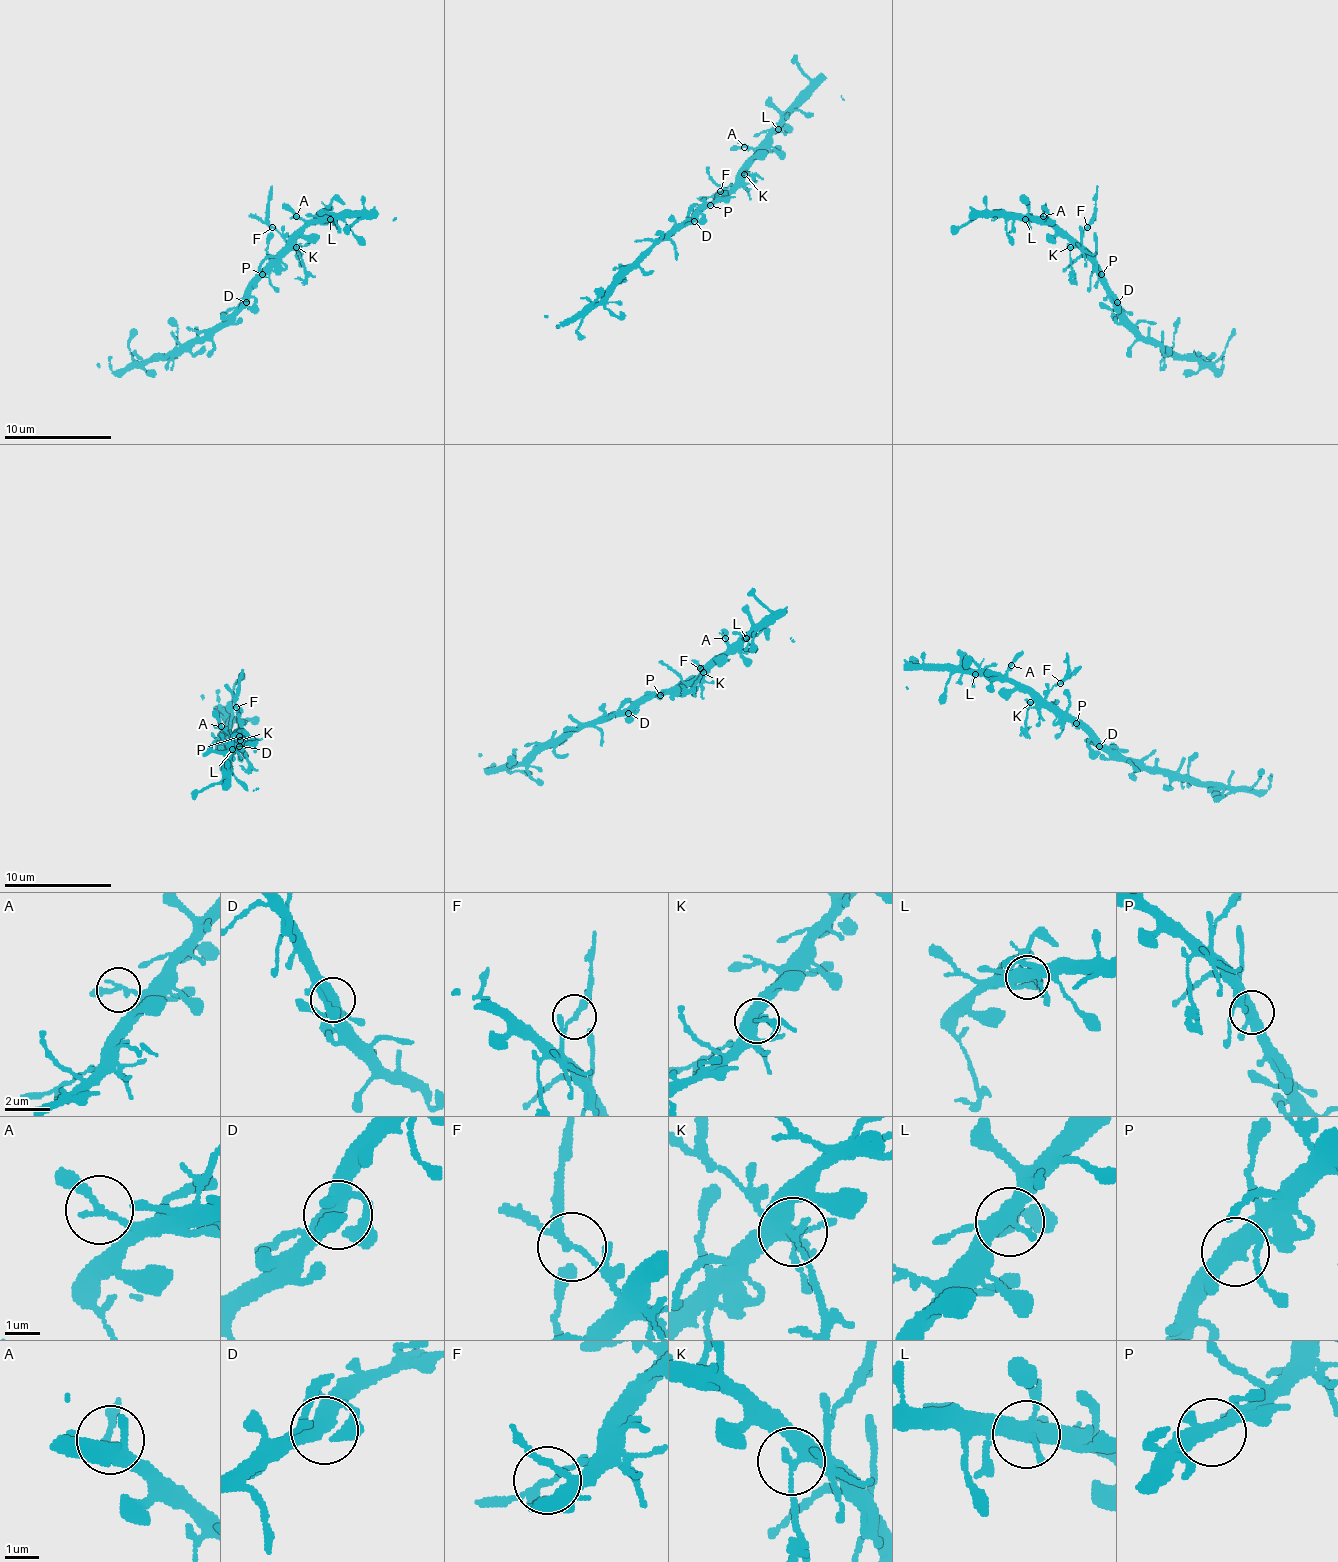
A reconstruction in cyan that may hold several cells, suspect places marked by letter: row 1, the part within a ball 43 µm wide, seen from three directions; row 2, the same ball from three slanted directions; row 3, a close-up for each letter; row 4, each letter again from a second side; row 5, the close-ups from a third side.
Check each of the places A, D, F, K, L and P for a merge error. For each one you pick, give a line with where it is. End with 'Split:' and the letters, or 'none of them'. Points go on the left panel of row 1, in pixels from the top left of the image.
F: Place: (272, 227)
K: Place: (296, 247)
Split: F, K

